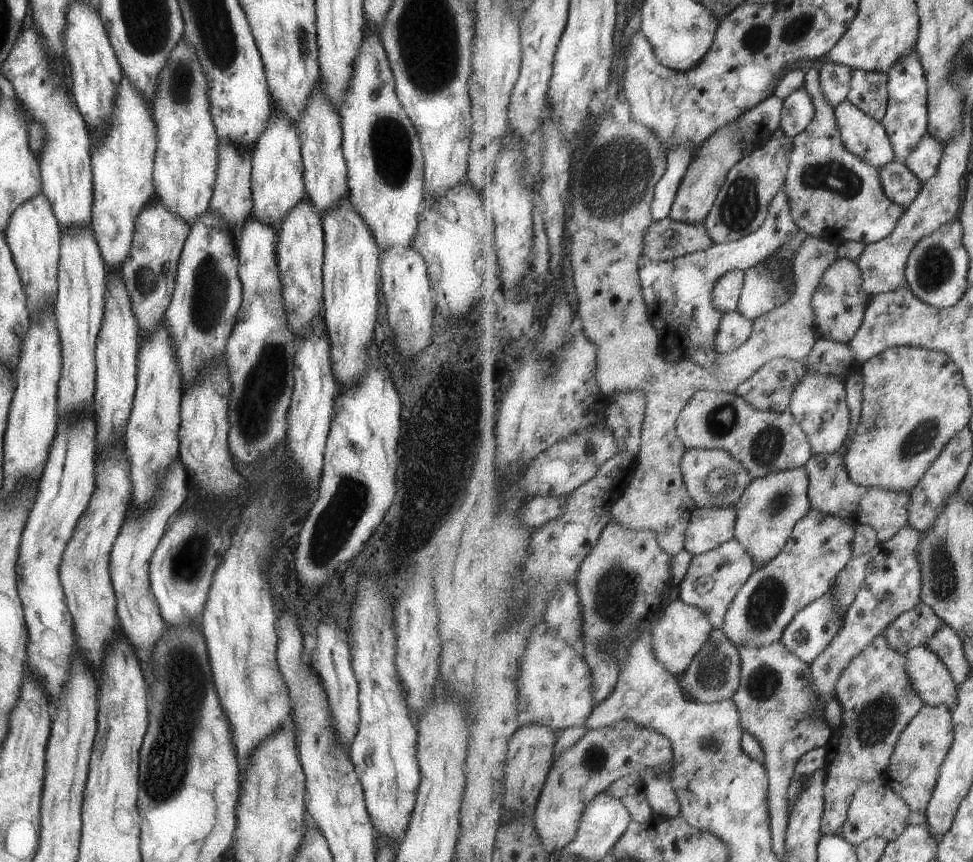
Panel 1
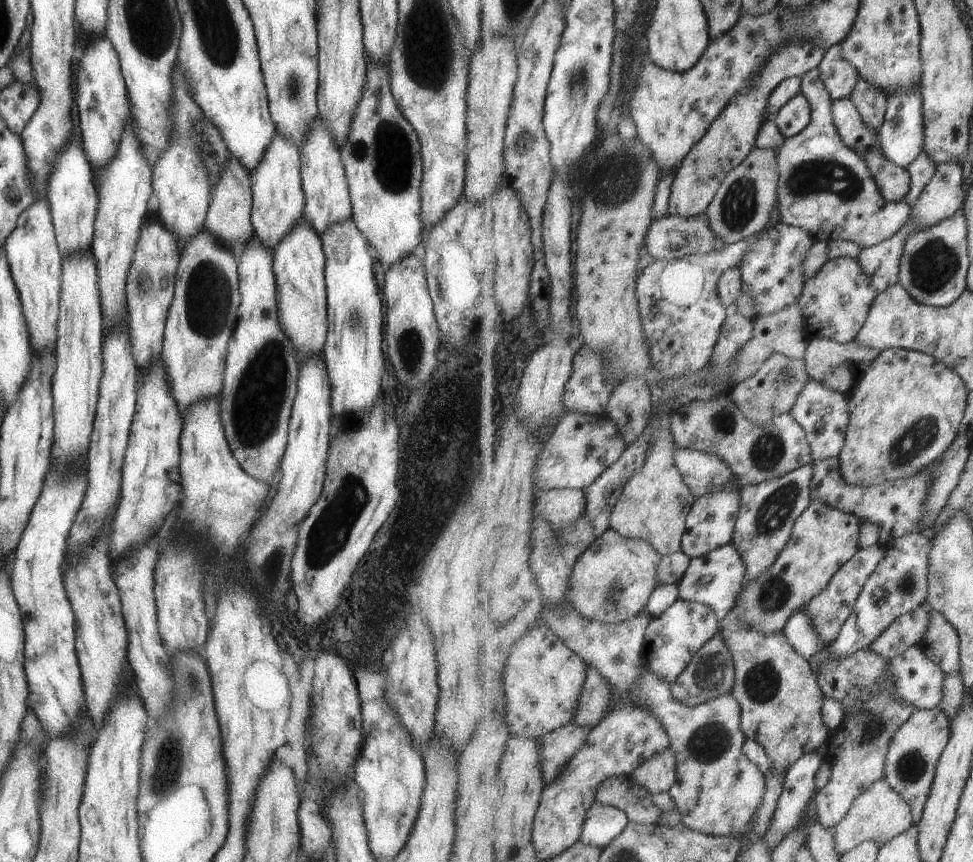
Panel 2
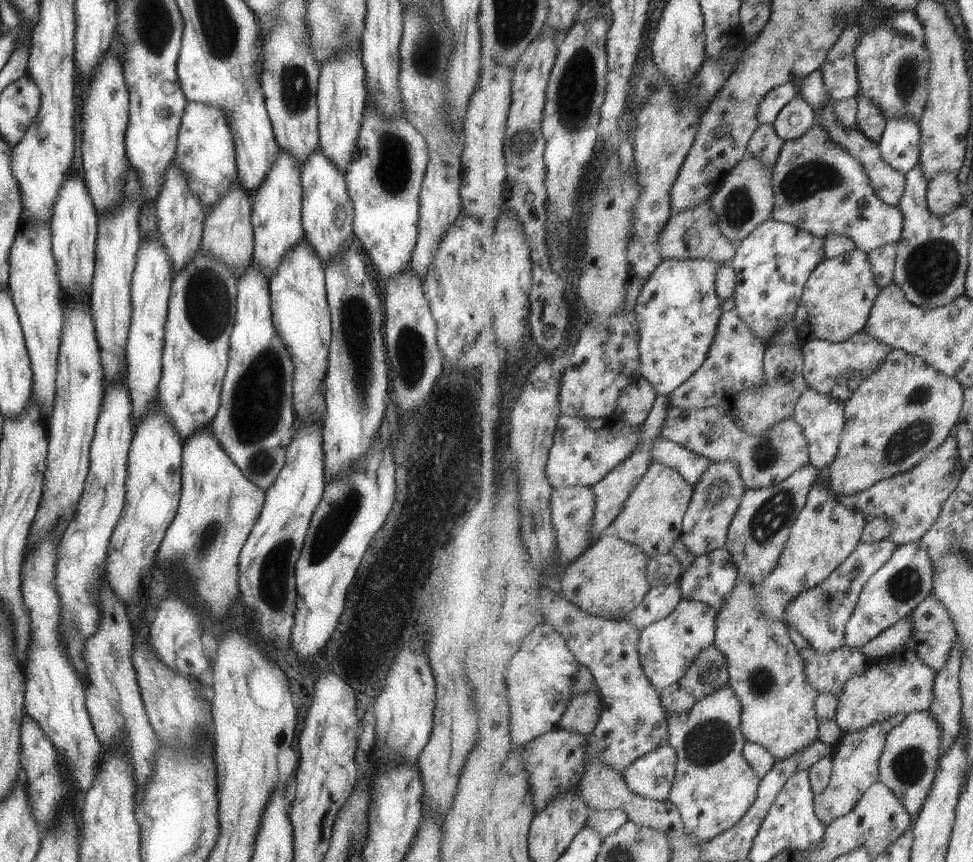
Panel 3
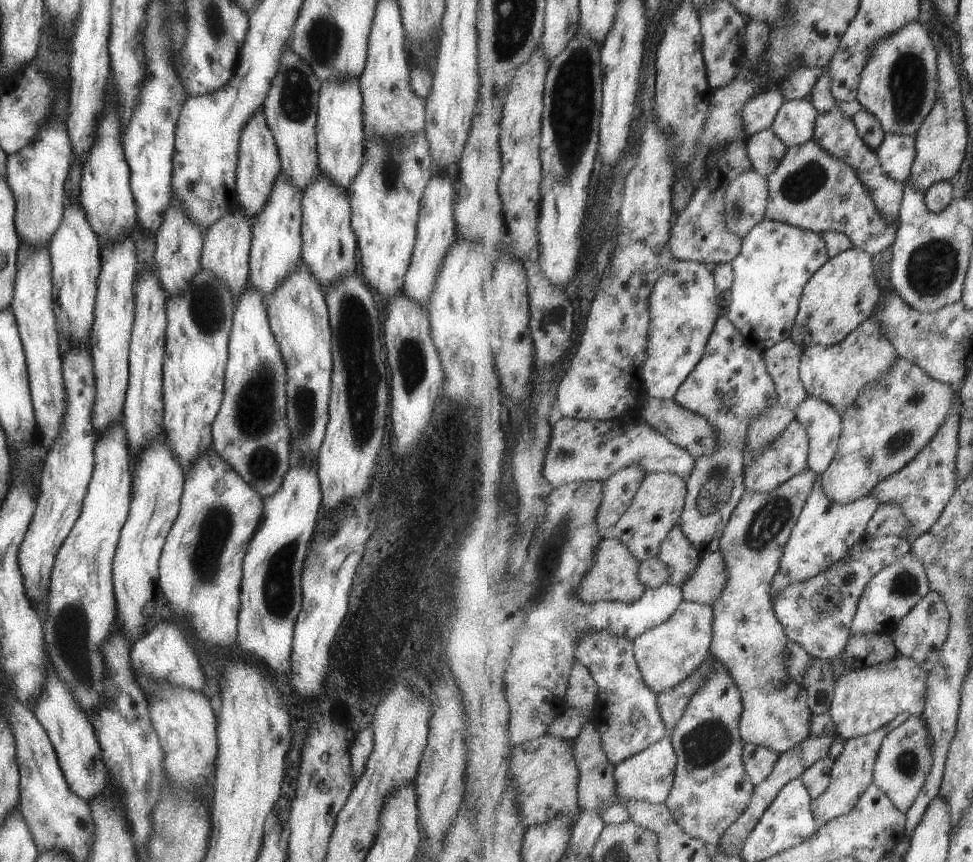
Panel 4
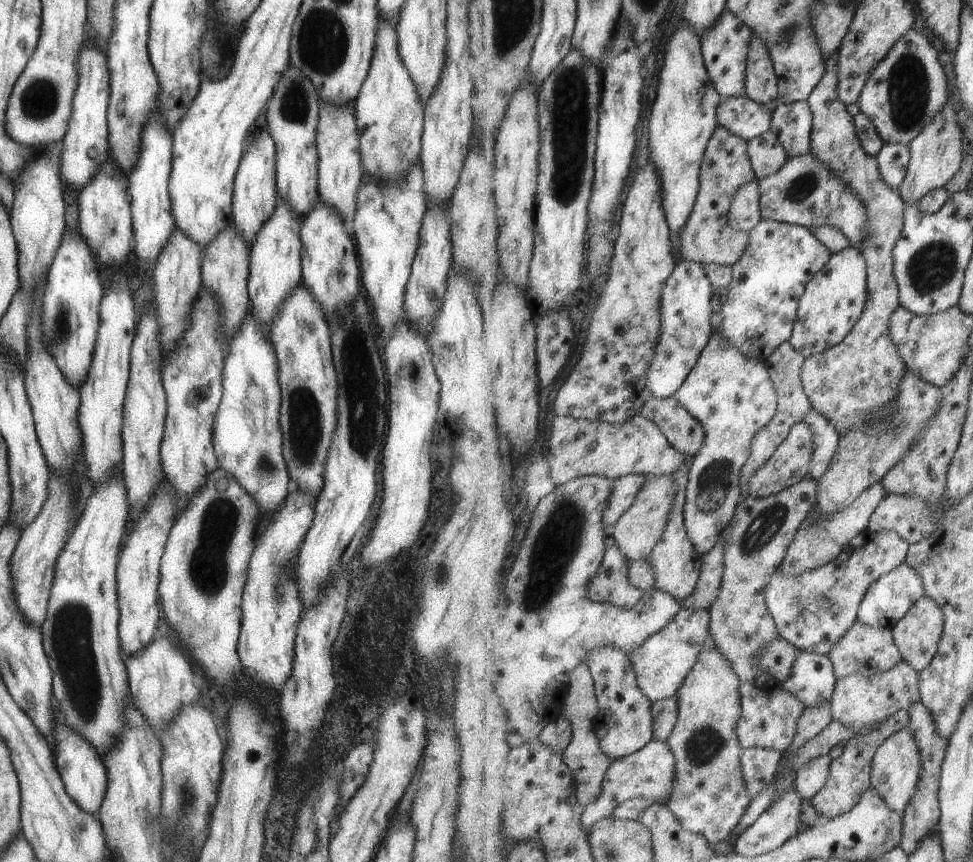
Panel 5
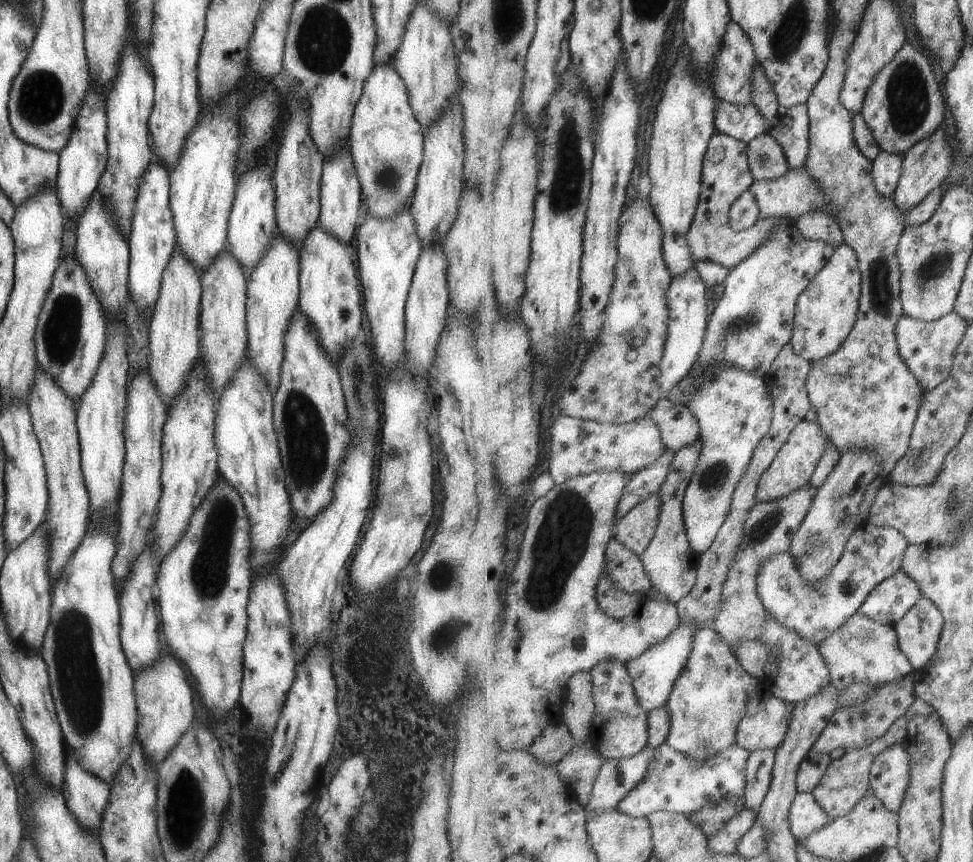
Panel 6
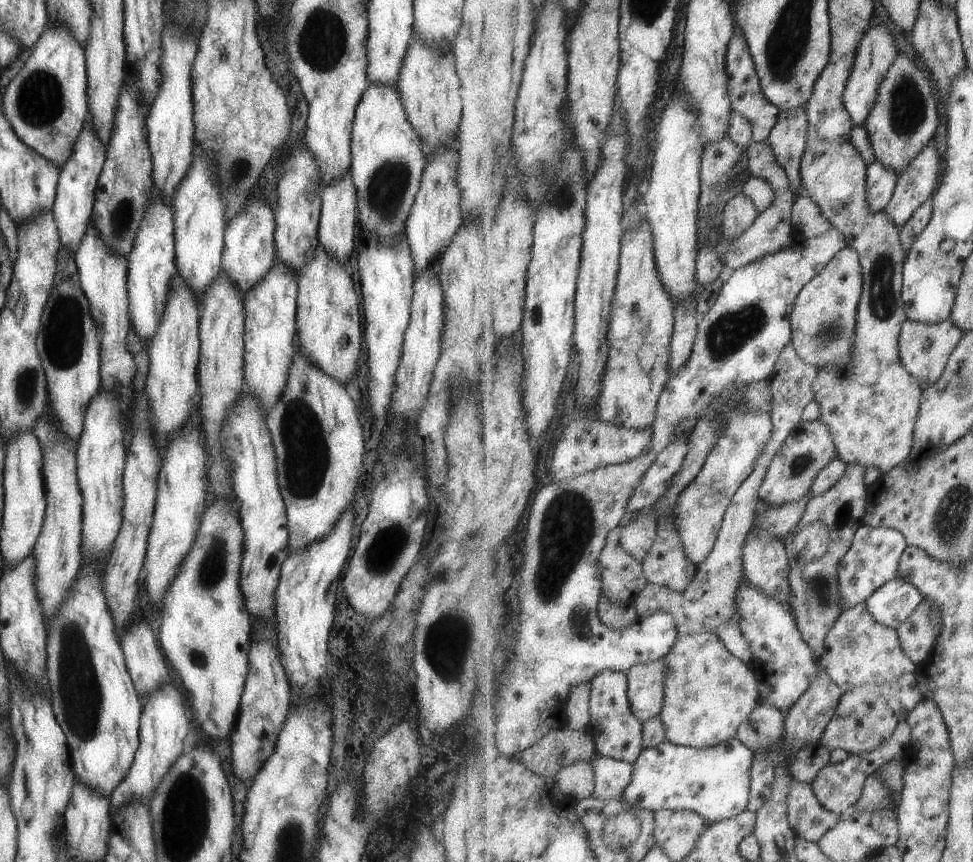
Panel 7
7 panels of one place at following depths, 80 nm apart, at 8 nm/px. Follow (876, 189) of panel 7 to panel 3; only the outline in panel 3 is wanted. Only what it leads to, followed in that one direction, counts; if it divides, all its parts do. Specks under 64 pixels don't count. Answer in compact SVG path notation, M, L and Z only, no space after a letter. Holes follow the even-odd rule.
M891 119L878 145L885 162L906 175L919 164L921 141L919 123L910 119Z

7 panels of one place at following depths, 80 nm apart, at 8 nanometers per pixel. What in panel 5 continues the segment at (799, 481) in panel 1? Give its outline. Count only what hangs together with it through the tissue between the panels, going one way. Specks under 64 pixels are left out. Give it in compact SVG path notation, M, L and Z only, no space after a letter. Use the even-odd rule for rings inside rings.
M808 476L799 484L785 489L779 494L757 498L747 495L737 507L730 530L730 542L726 548L724 562L724 582L719 598L712 606L710 632L716 640L719 650L731 661L732 667L740 676L740 695L742 696L743 716L738 724L738 736L744 749L751 747L775 749L785 754L787 747L796 739L798 720L803 716L806 704L803 704L793 693L787 692L771 673L766 673L756 665L756 656L769 643L781 638L776 620L768 609L764 590L768 587L772 574L779 569L783 559L788 555L789 547L795 540L798 530L813 512L817 504L818 482Z

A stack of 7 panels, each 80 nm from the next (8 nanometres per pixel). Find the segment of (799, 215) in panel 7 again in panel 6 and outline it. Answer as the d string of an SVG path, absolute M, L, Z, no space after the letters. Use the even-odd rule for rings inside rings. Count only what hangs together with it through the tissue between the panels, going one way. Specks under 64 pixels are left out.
M813 209L801 215L800 219L794 223L805 238L822 240L835 245L836 248L846 242L840 224L821 209Z

